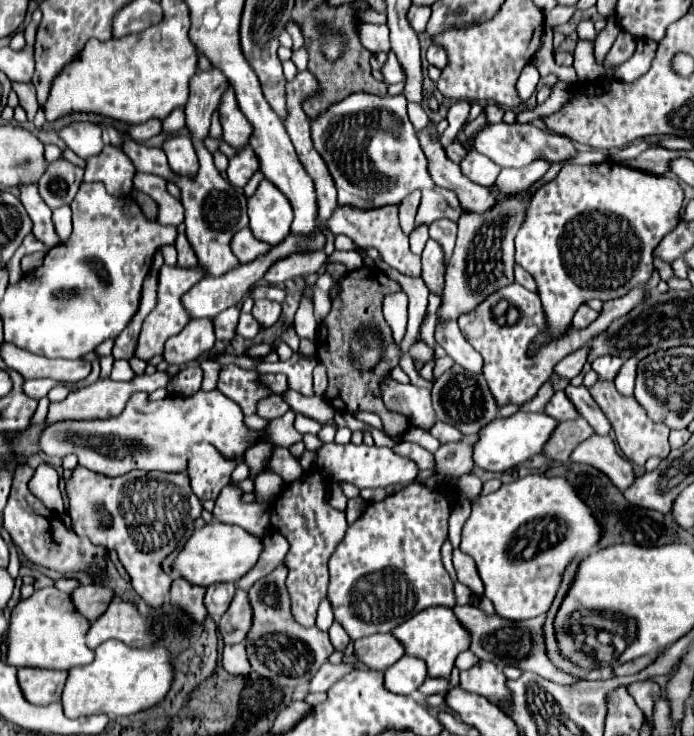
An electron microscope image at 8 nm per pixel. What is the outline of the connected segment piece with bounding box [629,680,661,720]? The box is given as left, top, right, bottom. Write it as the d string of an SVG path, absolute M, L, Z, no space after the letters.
M639 680L629 686L629 692L635 698L637 706L643 710L643 714L651 720L653 718L653 704L655 704L657 696L661 694L659 684L655 680Z

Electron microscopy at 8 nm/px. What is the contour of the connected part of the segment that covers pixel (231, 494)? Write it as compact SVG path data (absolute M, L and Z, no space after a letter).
M229 482L220 492L215 500L213 515L218 520L226 524L235 524L245 528L247 532L263 538L271 530L271 506L269 504L245 504L241 500L243 490L235 484Z

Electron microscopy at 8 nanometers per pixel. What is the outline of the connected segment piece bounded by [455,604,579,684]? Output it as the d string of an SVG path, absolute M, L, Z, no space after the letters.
M465 604L465 606L455 606L455 614L461 620L461 624L471 632L471 652L487 662L493 662L495 666L517 666L519 670L529 670L535 672L547 680L553 680L557 684L575 684L579 682L577 676L571 676L567 672L563 672L561 668L557 668L549 656L547 656L547 648L545 648L545 632L543 632L543 624L545 624L545 614L531 618L531 620L521 620L521 622L513 622L513 620L503 620L501 616L493 614L487 616L481 608L473 606L473 604Z

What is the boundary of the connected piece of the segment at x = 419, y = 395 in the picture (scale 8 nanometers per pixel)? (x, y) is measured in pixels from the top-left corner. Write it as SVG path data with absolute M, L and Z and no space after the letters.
M387 374L381 384L381 396L391 412L399 412L409 418L413 426L429 430L435 424L435 412L431 406L431 392L413 384L401 384Z

